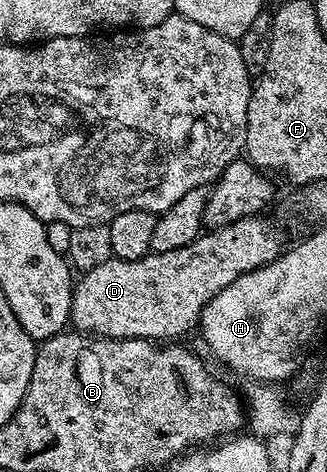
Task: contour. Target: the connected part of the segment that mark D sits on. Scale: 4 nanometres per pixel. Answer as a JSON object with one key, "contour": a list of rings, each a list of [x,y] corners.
{"contour":[[[262,215],[241,217],[236,223],[203,232],[188,247],[176,251],[150,252],[135,261],[113,256],[92,267],[74,285],[70,308],[73,328],[87,335],[115,339],[143,337],[159,343],[182,339],[193,325],[195,328],[201,322],[204,307],[228,283],[276,260],[280,252],[279,230],[264,218]]]}

